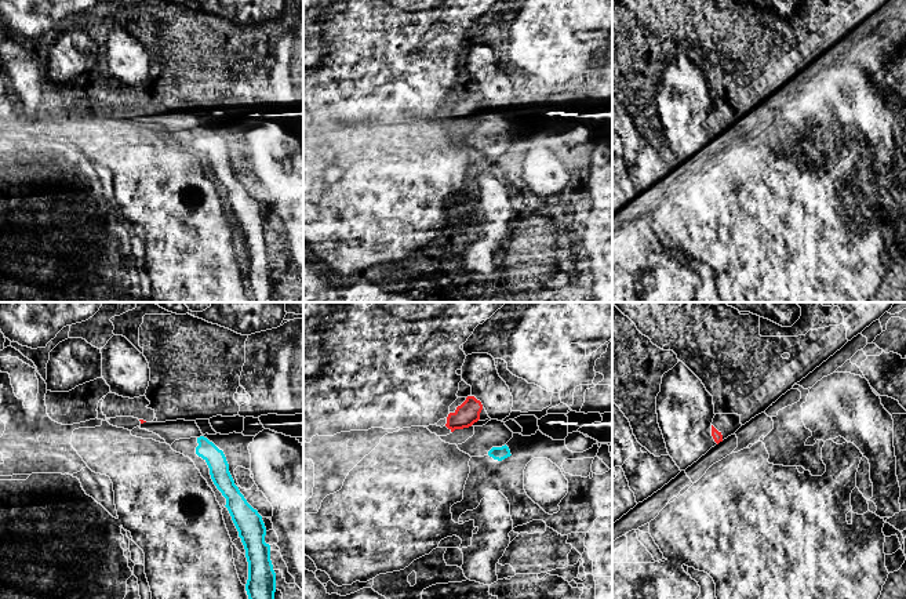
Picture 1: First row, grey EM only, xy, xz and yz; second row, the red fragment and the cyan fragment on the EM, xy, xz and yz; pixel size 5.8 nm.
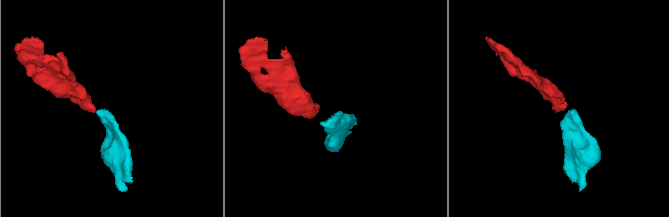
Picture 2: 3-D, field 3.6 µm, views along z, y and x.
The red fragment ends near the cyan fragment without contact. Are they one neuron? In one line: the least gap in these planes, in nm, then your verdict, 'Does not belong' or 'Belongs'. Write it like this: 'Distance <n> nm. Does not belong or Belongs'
Distance 180 nm. Does not belong

